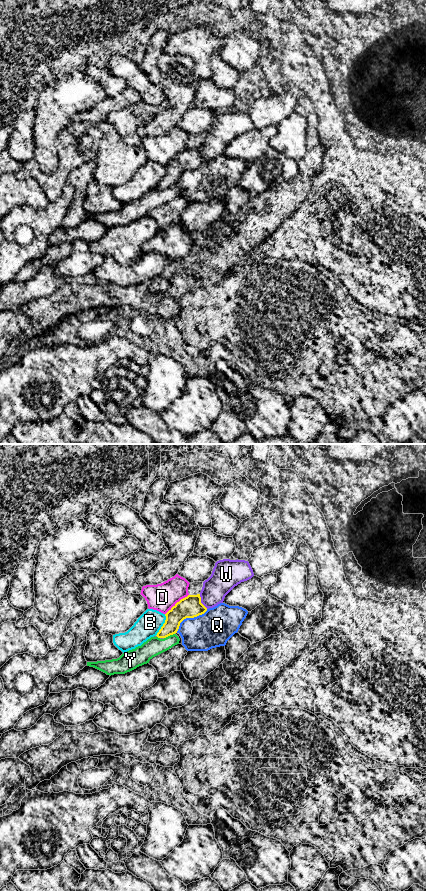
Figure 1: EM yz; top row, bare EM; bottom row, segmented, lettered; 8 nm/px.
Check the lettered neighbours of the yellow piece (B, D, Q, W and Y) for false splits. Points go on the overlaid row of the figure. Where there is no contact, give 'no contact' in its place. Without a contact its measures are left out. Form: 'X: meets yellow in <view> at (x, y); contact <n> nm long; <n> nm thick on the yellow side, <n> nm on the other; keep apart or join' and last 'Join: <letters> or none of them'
B: meets yellow in yz at (163, 625); contact 190 nm long; 170 nm thick on the yellow side, 190 nm on the other; keep apart
D: meets yellow in yz at (176, 603); contact 260 nm long; 180 nm thick on the yellow side, 220 nm on the other; keep apart
Q: meets yellow in yz at (189, 617); contact 320 nm long; 180 nm thick on the yellow side, 300 nm on the other; keep apart
W: meets yellow in yz at (200, 601); contact 140 nm long; 180 nm thick on the yellow side, 200 nm on the other; keep apart
Y: meets yellow in yz at (169, 635); contact 100 nm long; 150 nm thick on the yellow side, 150 nm on the other; keep apart
Join: none of them

